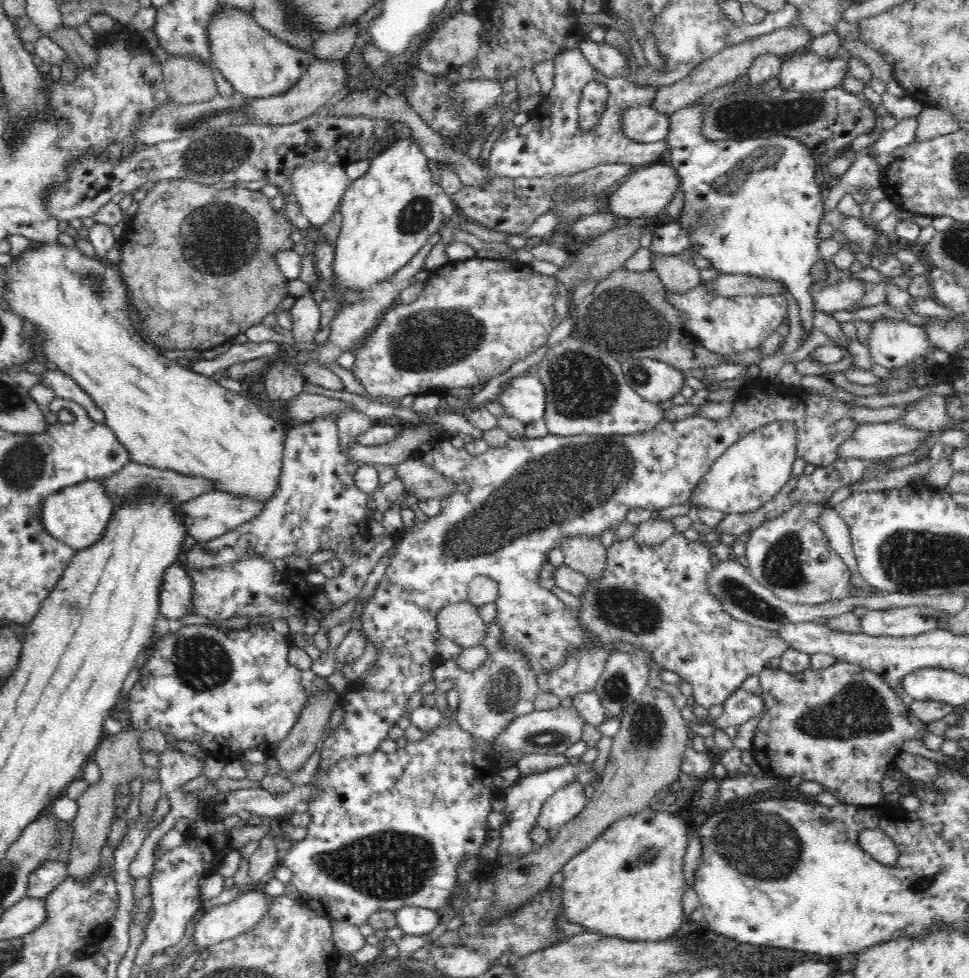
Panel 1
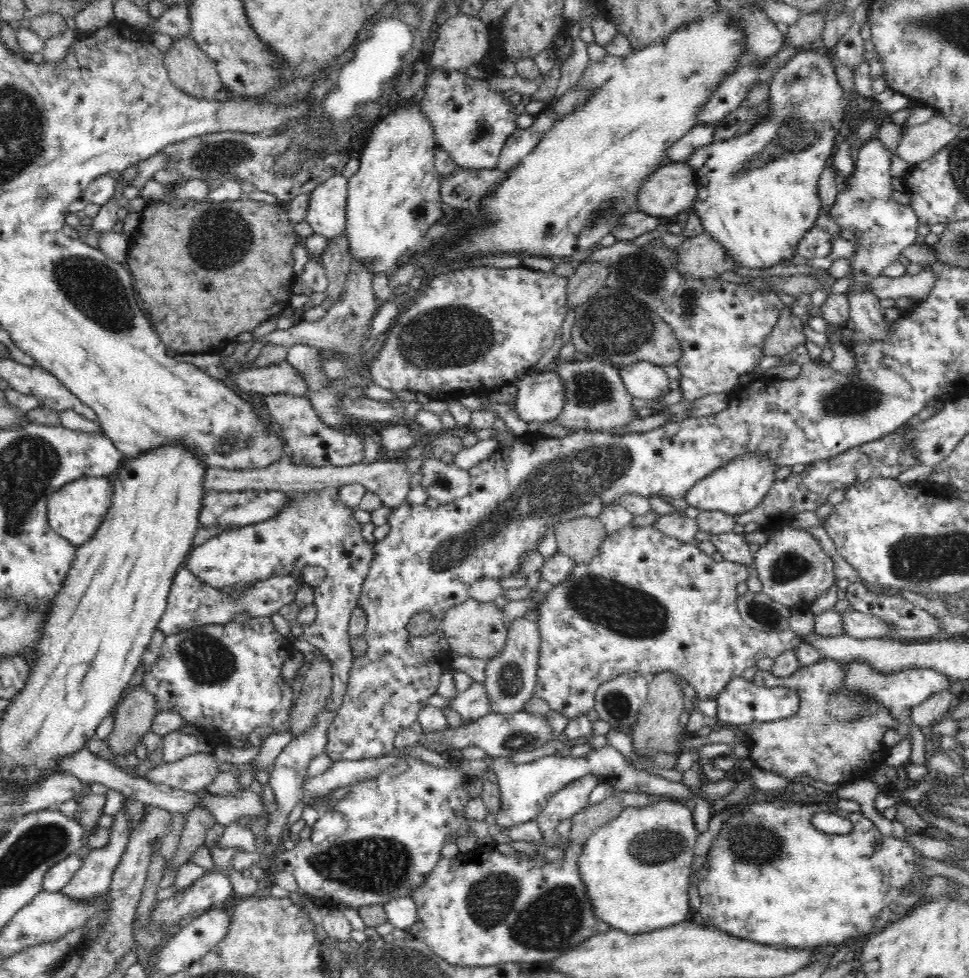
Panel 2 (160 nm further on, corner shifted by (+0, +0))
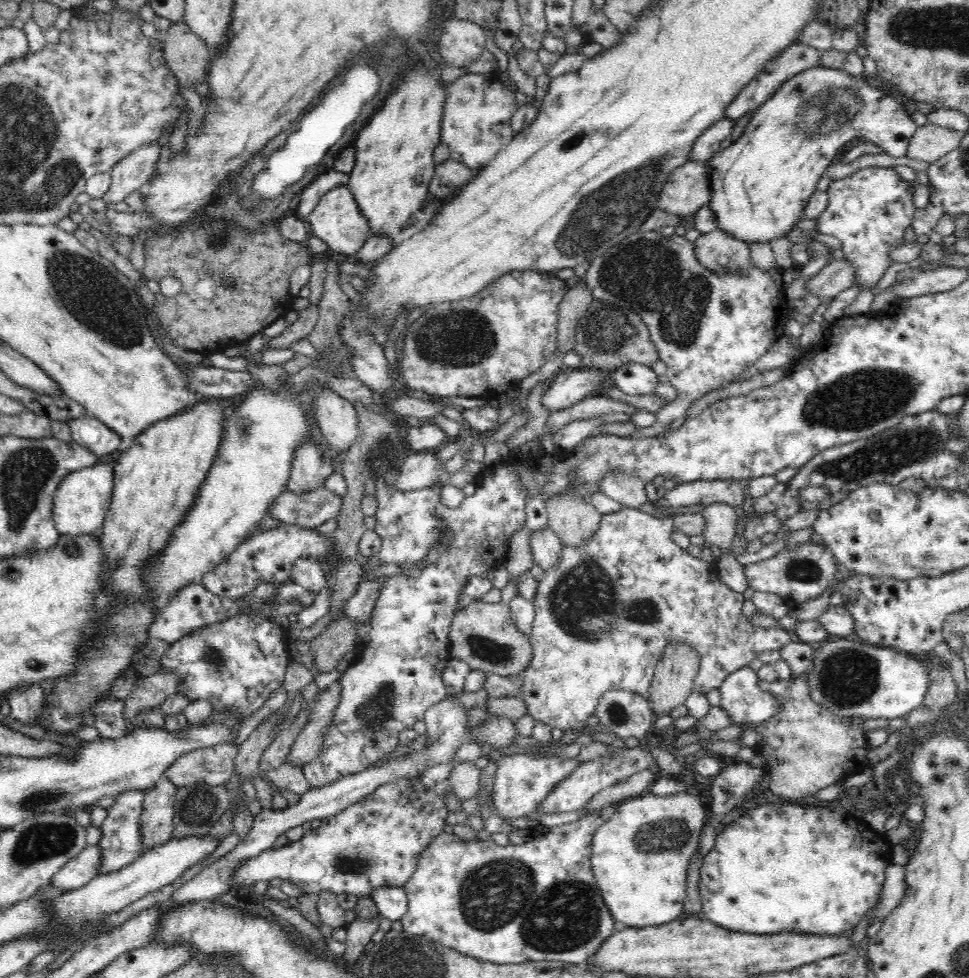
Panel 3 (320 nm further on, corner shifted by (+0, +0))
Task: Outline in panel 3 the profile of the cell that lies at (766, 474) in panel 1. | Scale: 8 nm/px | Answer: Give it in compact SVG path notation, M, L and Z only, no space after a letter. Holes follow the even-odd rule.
M698 480L677 484L673 490L666 491L659 502L664 508L712 504L728 504L735 508L744 506L746 495L750 495L749 480Z

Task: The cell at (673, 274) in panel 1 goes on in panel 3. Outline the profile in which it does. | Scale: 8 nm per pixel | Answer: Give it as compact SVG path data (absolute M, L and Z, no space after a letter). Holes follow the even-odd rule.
M715 229L713 232L704 233L694 242L694 253L703 267L712 271L722 271L724 267L718 263L720 256L727 256L730 264L738 264L738 271L745 271L752 262L750 249L744 241L740 242L740 254L738 240L724 230Z

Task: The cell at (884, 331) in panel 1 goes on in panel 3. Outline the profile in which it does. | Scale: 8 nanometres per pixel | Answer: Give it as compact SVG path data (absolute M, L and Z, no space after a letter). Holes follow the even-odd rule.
M872 166L860 169L851 176L837 179L829 184L827 189L828 204L824 212L815 218L816 233L831 234L842 242L844 258L854 265L854 282L858 282L863 288L869 288L876 292L878 281L887 268L892 264L888 261L890 251L905 242L904 233L907 228L913 226L915 212L914 186L903 180L894 167Z

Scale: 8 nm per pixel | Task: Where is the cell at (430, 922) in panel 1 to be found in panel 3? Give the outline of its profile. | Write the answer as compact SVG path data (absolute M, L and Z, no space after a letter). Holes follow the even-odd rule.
M378 887L371 892L371 900L376 903L381 918L401 921L408 914L408 898L403 887Z

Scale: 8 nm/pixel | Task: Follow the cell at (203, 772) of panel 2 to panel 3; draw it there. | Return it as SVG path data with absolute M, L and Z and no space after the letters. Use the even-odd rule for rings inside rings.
M230 743L192 750L169 766L164 776L176 788L199 782L218 786L232 778L237 754L237 745Z

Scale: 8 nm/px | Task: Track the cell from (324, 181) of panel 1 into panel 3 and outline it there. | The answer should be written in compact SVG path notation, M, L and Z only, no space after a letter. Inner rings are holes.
M346 184L334 187L321 196L312 214L304 220L312 227L313 236L321 238L329 246L331 253L350 260L360 252L360 248L371 236L368 218L360 211L354 193Z

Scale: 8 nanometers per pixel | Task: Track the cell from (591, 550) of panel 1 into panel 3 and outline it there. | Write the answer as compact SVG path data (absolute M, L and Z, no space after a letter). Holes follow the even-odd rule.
M580 496L546 498L549 526L566 546L580 546L598 532L603 515Z

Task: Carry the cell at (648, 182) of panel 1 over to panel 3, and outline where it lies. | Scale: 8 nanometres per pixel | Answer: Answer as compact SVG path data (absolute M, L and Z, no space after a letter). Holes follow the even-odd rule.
M688 161L668 176L656 208L683 218L689 217L709 204L710 192L710 163Z

